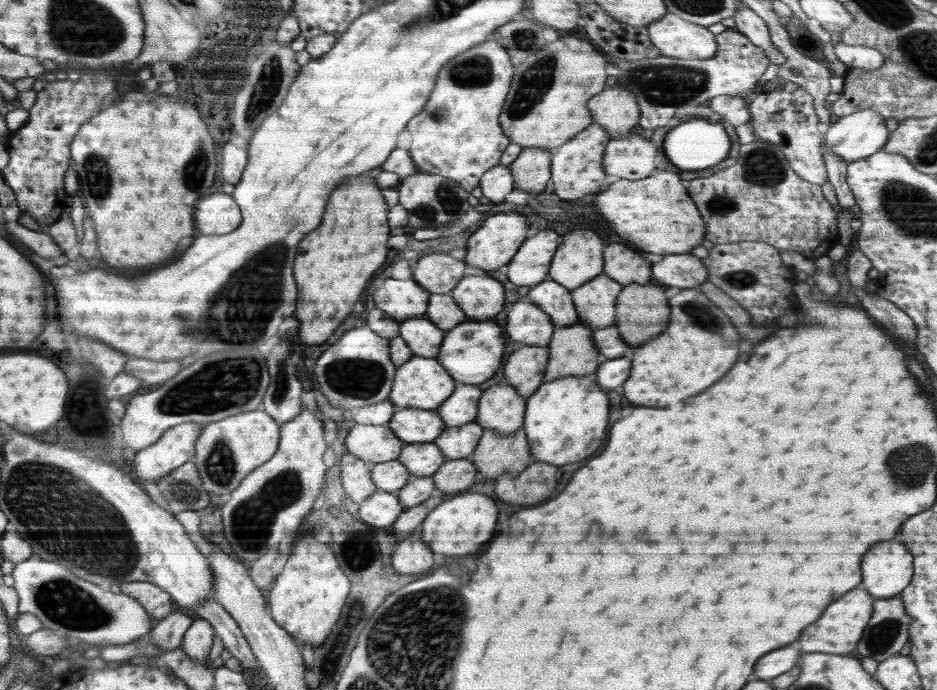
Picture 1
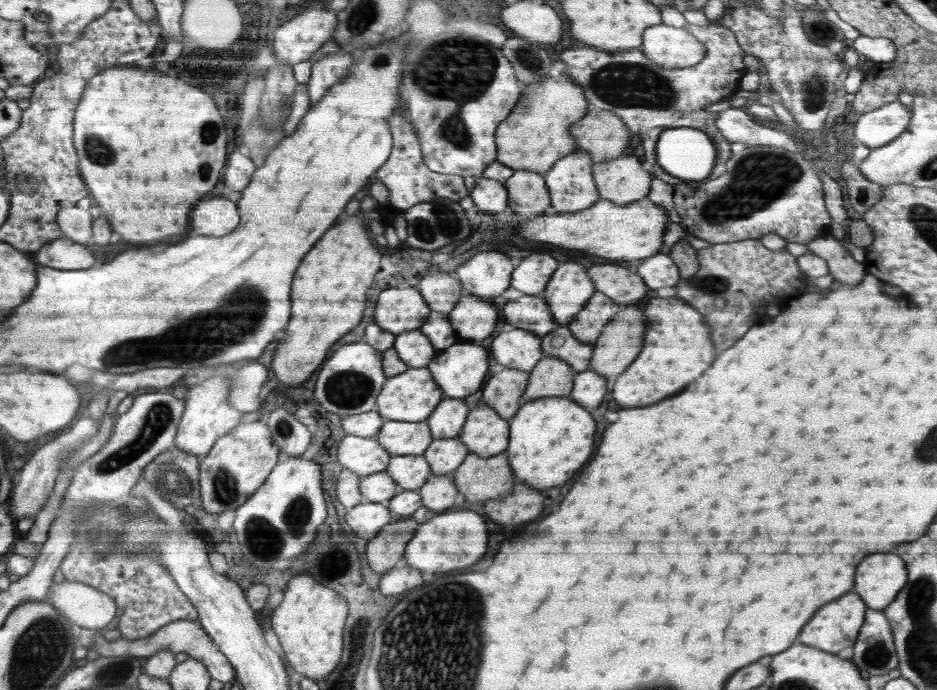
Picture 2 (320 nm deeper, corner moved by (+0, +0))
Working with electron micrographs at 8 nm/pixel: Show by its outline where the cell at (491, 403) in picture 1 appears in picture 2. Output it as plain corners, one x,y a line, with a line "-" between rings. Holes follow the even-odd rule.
479,404
469,411
458,438
468,447
470,453
480,458
490,458
505,452
509,445
509,421
500,417
490,406

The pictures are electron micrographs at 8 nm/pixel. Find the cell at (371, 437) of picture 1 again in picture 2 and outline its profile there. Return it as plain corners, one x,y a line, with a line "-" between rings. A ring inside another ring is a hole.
346,434
337,450
338,462
360,478
384,471
392,457
380,446
376,437
362,438

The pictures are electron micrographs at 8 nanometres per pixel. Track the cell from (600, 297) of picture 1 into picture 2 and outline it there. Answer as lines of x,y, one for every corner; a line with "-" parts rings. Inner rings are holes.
596,291
567,326
574,338
593,344
602,329
617,315
619,304
605,294

